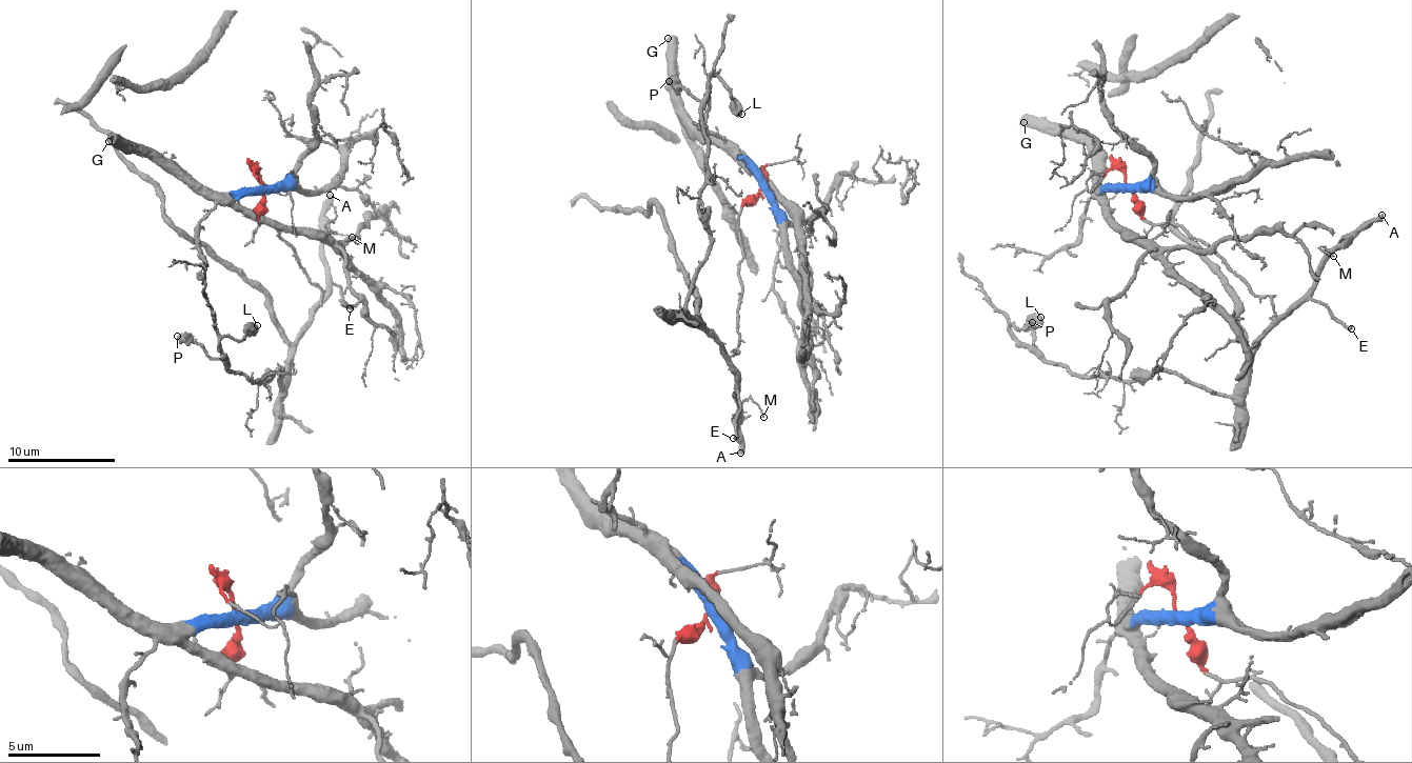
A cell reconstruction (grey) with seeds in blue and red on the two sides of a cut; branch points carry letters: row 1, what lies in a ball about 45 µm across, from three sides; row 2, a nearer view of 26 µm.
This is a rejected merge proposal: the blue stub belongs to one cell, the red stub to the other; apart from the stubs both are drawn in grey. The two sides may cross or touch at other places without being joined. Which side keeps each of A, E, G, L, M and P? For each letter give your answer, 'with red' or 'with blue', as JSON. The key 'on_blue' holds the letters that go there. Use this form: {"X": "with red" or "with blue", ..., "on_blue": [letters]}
{"A": "with red", "E": "with red", "G": "with blue", "L": "with red", "M": "with red", "P": "with red", "on_blue": ["G"]}

